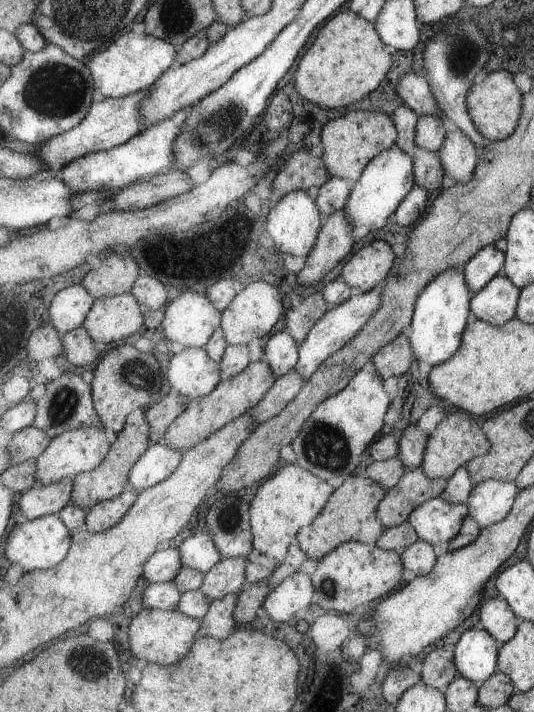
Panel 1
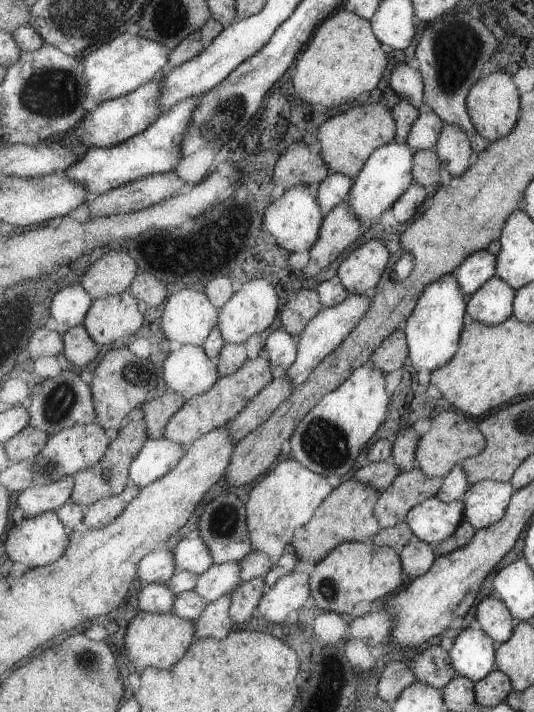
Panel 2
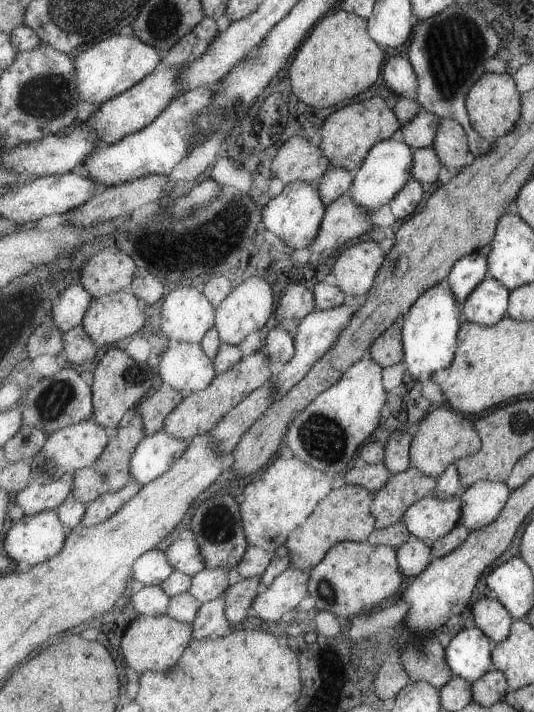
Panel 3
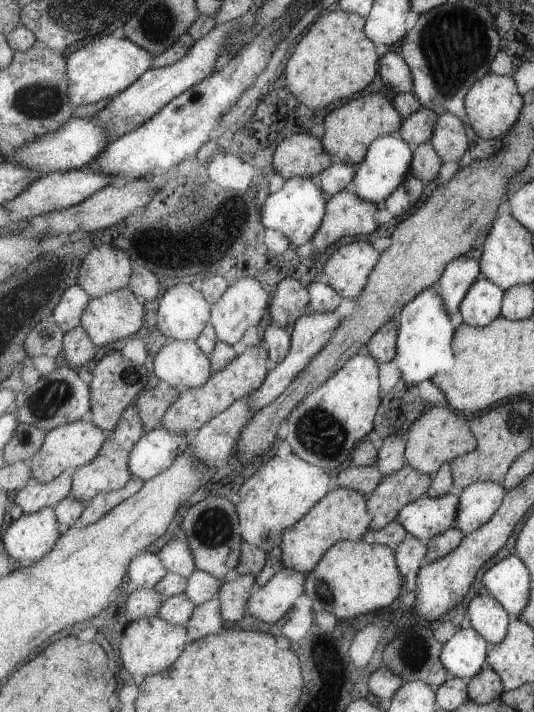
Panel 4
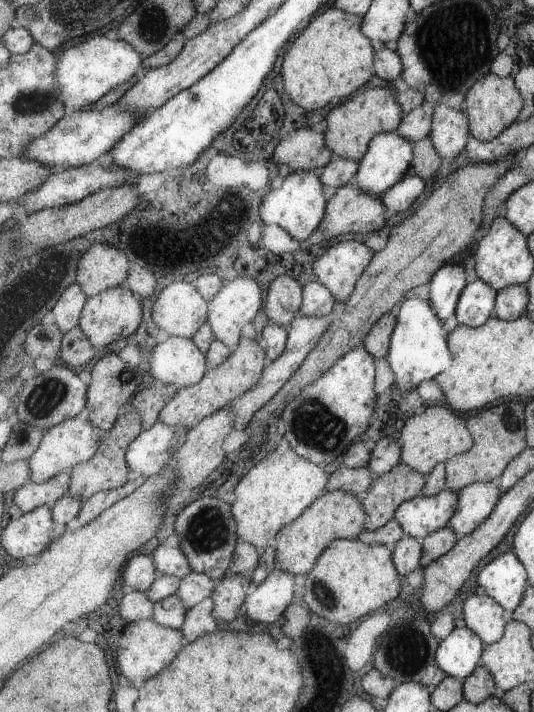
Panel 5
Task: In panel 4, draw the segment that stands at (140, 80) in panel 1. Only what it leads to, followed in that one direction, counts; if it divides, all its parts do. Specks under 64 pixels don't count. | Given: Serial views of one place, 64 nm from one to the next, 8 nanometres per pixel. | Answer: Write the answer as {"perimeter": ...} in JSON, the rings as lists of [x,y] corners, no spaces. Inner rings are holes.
{"perimeter":[[[107,33],[99,38],[88,40],[81,48],[67,57],[70,76],[70,99],[74,106],[112,99],[145,73],[155,67],[156,56],[129,37],[115,38]]]}

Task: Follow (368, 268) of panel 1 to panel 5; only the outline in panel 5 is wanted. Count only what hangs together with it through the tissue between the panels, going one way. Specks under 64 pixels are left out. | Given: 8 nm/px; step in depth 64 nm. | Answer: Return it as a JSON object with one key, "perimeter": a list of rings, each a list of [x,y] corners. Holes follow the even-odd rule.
{"perimeter":[[[342,241],[313,263],[313,272],[338,301],[351,298],[376,252],[358,241]]]}

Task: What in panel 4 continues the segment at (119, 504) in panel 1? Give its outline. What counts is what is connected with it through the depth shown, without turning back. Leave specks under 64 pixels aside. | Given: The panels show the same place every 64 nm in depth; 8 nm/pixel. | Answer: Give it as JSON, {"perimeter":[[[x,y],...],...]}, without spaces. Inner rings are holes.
{"perimeter":[[[133,477],[127,486],[121,490],[113,491],[111,494],[98,494],[91,502],[88,503],[86,509],[81,515],[81,523],[85,525],[94,525],[103,520],[119,503],[125,502],[128,498],[135,496],[143,487],[145,482],[141,479]]]}

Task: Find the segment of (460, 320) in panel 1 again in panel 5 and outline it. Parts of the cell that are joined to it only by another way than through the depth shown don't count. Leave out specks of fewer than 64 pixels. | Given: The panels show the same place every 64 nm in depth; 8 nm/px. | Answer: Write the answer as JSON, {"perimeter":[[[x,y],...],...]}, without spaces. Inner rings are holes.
{"perimeter":[[[430,294],[413,296],[402,302],[387,358],[395,378],[393,385],[405,392],[412,391],[422,382],[434,380],[454,364],[454,352],[448,341],[450,333],[445,330],[443,321],[435,310]]]}

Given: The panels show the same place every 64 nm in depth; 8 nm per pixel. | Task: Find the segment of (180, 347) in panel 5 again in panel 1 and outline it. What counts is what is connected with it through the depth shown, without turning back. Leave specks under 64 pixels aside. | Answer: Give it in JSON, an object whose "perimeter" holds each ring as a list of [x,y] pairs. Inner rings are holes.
{"perimeter":[[[186,347],[170,359],[167,378],[174,391],[181,393],[188,399],[209,396],[222,384],[222,370],[220,364],[210,357],[205,348]]]}

